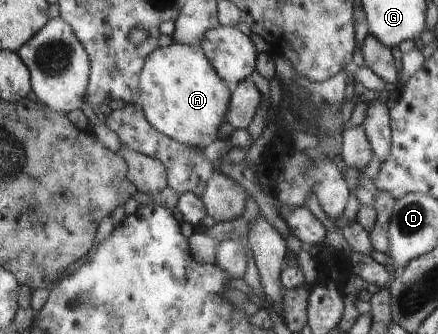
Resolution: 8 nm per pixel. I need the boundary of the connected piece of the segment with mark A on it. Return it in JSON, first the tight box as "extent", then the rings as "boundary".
{"extent":[138,42,232,148],"boundary":[[[173,42],[166,47],[159,46],[150,53],[141,73],[141,99],[138,102],[145,110],[147,121],[159,130],[159,133],[164,133],[167,137],[182,142],[183,145],[205,148],[217,139],[217,127],[219,123],[223,123],[225,111],[230,111],[232,91],[232,86],[219,77],[210,60],[203,55],[200,46]]]}

